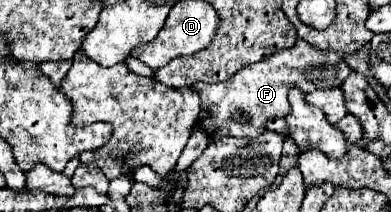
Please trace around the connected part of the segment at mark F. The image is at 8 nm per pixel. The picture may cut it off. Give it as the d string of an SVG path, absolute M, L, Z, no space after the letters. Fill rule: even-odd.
M299 39L291 49L283 49L259 63L247 65L237 71L235 77L219 83L193 85L201 95L199 125L211 139L217 137L257 137L265 131L265 121L273 117L285 117L291 107L287 93L291 87L299 87L303 93L313 89L339 87L351 73L351 67L337 51L319 51L305 39ZM235 115L247 115L247 121L235 119Z

